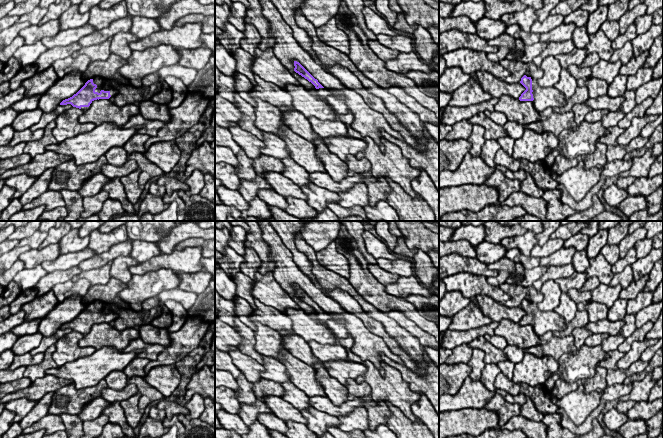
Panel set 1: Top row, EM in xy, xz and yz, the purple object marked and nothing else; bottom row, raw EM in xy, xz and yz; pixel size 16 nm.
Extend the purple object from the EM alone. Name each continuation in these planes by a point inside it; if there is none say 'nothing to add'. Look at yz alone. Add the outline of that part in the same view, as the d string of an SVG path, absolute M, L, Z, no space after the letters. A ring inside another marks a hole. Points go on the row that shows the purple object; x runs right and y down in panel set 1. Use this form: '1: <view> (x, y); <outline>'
1: yz (546, 97); M532 79L533 105L537 112L542 112L546 108L555 108L565 106L565 96L554 86L540 87L537 79Z

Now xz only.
nothing to add

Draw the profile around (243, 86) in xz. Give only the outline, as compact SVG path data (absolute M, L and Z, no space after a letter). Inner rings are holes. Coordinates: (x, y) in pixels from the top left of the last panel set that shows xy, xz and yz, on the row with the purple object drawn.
M238 72L234 75L233 78L235 80L235 90L239 94L239 96L246 102L251 104L253 107L256 107L257 104L254 101L253 96L251 95L251 92L254 89L254 85L246 76Z

